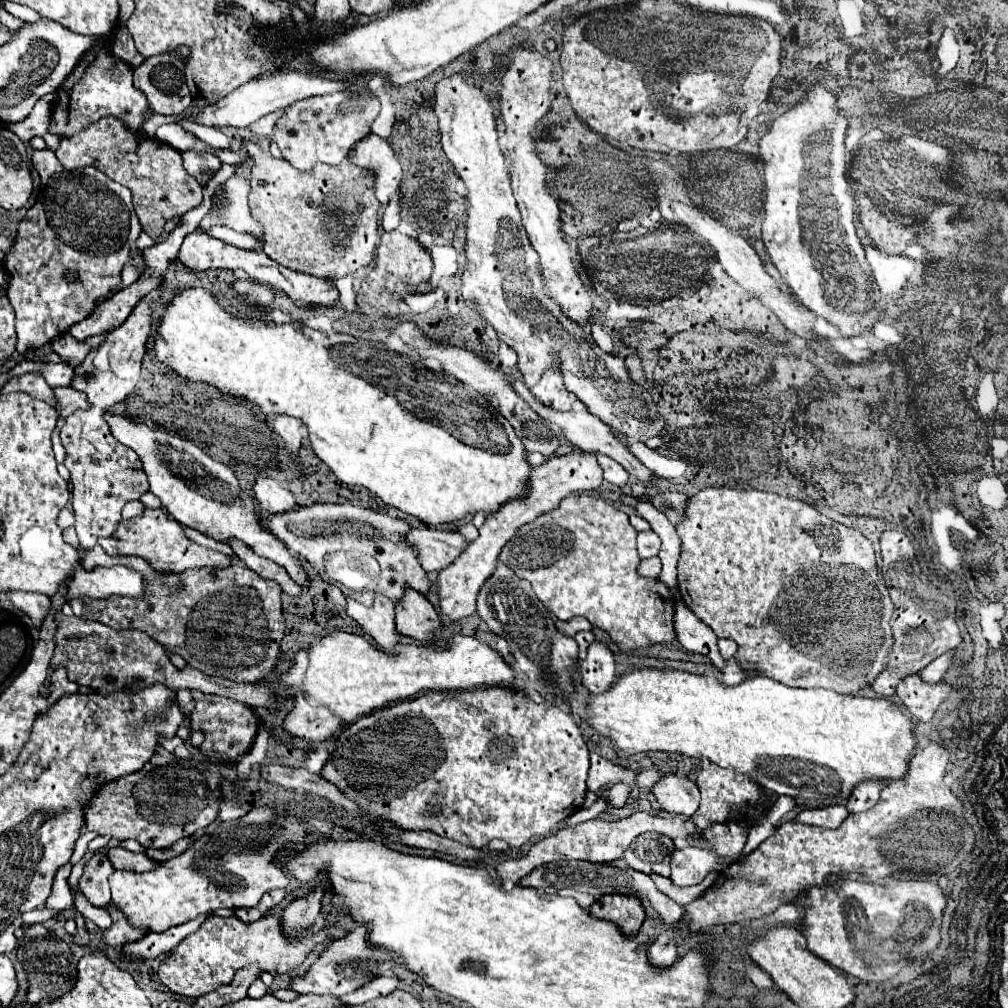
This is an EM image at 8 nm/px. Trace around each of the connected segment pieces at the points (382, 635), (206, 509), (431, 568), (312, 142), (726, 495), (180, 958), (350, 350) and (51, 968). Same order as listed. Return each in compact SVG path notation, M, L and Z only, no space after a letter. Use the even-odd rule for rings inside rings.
M374 595L374 605L366 607L350 597L346 597L346 613L360 623L360 627L374 637L374 641L384 651L392 651L398 643L398 633L394 627L392 601L384 595Z
M114 413L106 415L108 425L112 429L112 435L126 447L134 449L140 455L140 461L144 465L144 473L150 481L150 491L162 501L166 511L180 523L194 527L208 537L214 537L216 541L226 543L228 539L236 537L244 541L250 549L254 549L258 555L268 557L276 561L278 565L286 567L288 575L298 583L306 585L308 575L300 567L300 563L290 555L286 545L282 545L274 535L266 533L266 529L260 527L260 509L256 513L256 503L252 497L248 497L240 487L230 467L210 459L202 449L198 449L194 443L180 439L176 435L170 435L166 431L150 429L144 423L130 421L126 417L118 417Z
M410 529L402 539L416 549L418 561L428 573L444 569L462 553L462 549L468 547L460 533L446 529Z
M334 93L324 97L308 97L284 109L286 113L276 121L272 139L278 143L282 157L296 169L310 169L314 163L340 163L346 159L354 141L372 133L372 123L380 113L380 101L376 95L358 93Z
M706 487L700 493L692 495L684 507L684 517L676 525L676 531L682 539L682 555L678 561L680 595L684 603L694 611L694 615L700 617L718 637L728 637L738 643L738 651L734 657L742 669L754 669L760 675L766 675L790 687L824 687L844 695L854 695L868 685L868 665L874 663L874 655L880 657L892 647L892 631L888 623L892 615L892 601L888 597L884 581L878 577L872 543L862 533L828 519L808 503L778 497L774 493L764 491L736 491L724 487Z
M270 913L256 923L244 923L236 915L208 917L198 931L188 935L168 955L168 959L158 969L158 975L170 991L186 997L198 997L210 993L212 989L228 985L242 965L258 963L262 973L288 973L292 967L300 965L306 953L322 939L324 937L318 931L314 931L310 937L300 937L294 941L286 939L280 933L280 915L276 913Z
M190 287L190 289L184 289L184 291L176 291L172 301L164 307L164 313L160 317L160 327L158 327L156 339L154 339L154 353L156 353L158 361L162 361L170 371L180 375L182 379L214 387L220 395L246 399L246 401L254 403L264 417L268 417L268 415L290 415L290 417L300 419L308 429L310 445L312 445L316 457L322 463L326 463L330 467L330 471L342 483L366 487L376 497L380 497L386 505L396 507L396 509L400 509L400 511L404 511L408 515L414 515L414 517L422 519L424 523L430 523L430 525L434 525L434 523L454 523L454 521L466 517L468 513L476 513L476 511L494 513L504 501L522 495L524 489L526 489L526 479L528 479L528 473L530 473L530 465L524 459L524 445L514 435L512 425L494 409L494 405L490 405L482 395L478 395L468 385L462 385L458 379L450 377L448 373L432 371L418 357L412 357L412 361L410 361L410 355L390 351L382 343L376 345L372 341L356 339L356 337L346 335L346 333L330 333L328 335L324 331L310 329L310 327L300 325L296 321L292 321L288 325L278 325L274 321L266 323L266 321L260 321L260 319L248 319L248 317L232 315L232 313L224 311L224 307L218 303L218 299L212 295L210 289Z
M32 925L20 939L16 947L16 955L28 977L28 993L26 999L32 1005L44 1005L54 999L60 999L76 985L76 967L72 965L74 953L68 943L58 939L54 933L48 933L44 925Z

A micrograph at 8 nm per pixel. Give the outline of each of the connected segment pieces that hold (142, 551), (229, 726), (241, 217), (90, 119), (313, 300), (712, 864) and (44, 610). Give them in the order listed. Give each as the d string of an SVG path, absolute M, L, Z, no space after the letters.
M148 509L146 515L142 515L136 521L120 521L116 531L104 539L98 539L98 545L102 545L102 549L110 555L110 557L142 557L148 561L148 565L160 573L182 573L186 569L192 567L226 567L230 565L230 557L206 547L200 547L196 543L192 543L184 531L180 529L180 525L168 517L168 513L164 509Z
M192 691L196 707L190 715L192 729L202 729L206 739L202 743L202 753L216 759L236 759L238 755L246 753L258 733L258 717L254 715L252 707L220 697L220 695L206 695L202 691Z
M232 175L224 185L218 187L216 203L204 219L212 225L226 225L238 233L250 233L262 241L264 227L252 217L248 191L250 181L240 175Z
M114 29L110 35L98 37L94 47L82 57L72 75L56 91L56 101L52 105L52 121L48 127L50 133L58 137L72 137L74 133L80 133L82 129L94 125L108 115L124 121L130 131L138 131L138 127L146 121L148 99L138 87L134 87L132 65L112 53L112 37Z
M190 233L186 235L180 251L178 251L178 259L194 269L194 271L204 271L210 267L218 267L218 269L242 269L246 271L252 279L260 281L260 283L270 283L272 287L278 287L282 291L288 293L288 297L302 307L310 307L310 305L334 305L338 299L338 289L324 277L312 277L308 273L300 273L300 271L290 271L288 267L282 267L280 263L272 261L264 251L248 251L248 249L240 249L234 245L228 245L226 241L214 239L206 233Z
M684 847L672 853L672 875L676 885L694 885L702 881L710 871L721 873L733 861L720 859L712 851L700 847Z
M10 593L10 601L30 617L36 629L42 627L42 621L52 609L52 601L42 597L42 593Z

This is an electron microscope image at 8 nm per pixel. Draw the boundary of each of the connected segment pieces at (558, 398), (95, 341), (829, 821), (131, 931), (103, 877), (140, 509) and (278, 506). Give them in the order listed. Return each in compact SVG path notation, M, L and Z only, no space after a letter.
M552 353L552 357L554 357L554 361L552 361L550 369L542 375L542 379L530 391L544 405L550 405L560 411L568 411L568 409L572 409L576 395L564 387L564 375L560 371L558 353Z
M64 333L62 337L52 341L52 349L62 357L62 361L66 365L76 367L92 347L96 347L96 345L100 345L104 341L104 337L106 335L94 335L94 337L88 337L88 339L80 341L80 339L72 337L70 333Z
M832 805L832 807L824 807L824 809L802 809L794 817L794 821L814 825L814 827L822 827L822 829L836 829L838 825L842 825L842 821L846 817L848 817L846 807Z
M108 905L108 909L110 909L110 913L112 913L114 925L104 931L104 941L106 941L110 947L122 945L122 943L126 943L126 941L138 941L138 939L144 937L140 929L134 929L134 927L128 925L126 917L122 917L122 913L118 913L118 909L114 909L112 905Z
M96 853L84 867L84 875L80 879L80 891L94 907L106 907L110 903L110 889L108 889L108 875L114 871L110 861Z
M130 501L130 503L126 503L124 509L122 509L122 519L136 519L136 517L140 517L144 511L146 511L146 507L144 507L142 501Z
M258 475L256 477L256 487L254 487L256 501L260 503L262 511L266 513L284 513L294 507L294 497L292 493L278 481Z

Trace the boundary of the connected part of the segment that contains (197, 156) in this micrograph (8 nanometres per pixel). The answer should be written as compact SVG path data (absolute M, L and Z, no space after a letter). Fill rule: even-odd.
M186 151L186 153L182 153L182 159L184 159L184 169L190 171L200 183L204 183L204 177L200 175L202 169L206 169L206 167L212 171L220 169L220 159L216 155L210 155L210 153Z

